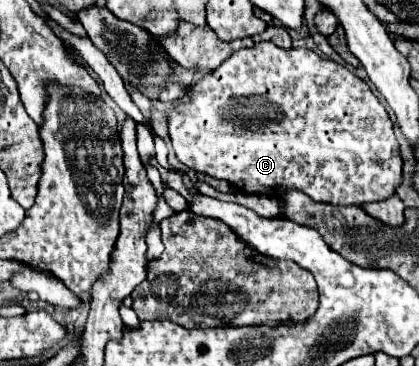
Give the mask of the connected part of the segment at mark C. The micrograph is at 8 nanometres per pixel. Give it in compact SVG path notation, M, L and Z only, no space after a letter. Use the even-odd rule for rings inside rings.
M255 43L251 49L241 49L239 53L233 53L227 61L223 61L223 65L219 65L215 71L211 71L209 75L205 75L203 79L199 79L191 87L169 81L161 89L159 101L163 101L163 103L177 103L179 101L179 105L175 109L169 109L165 113L167 131L169 131L169 137L171 137L177 159L183 165L187 165L189 169L197 171L197 173L205 173L205 175L211 175L215 179L229 181L239 191L261 193L261 195L269 195L269 197L279 199L287 189L299 189L317 203L363 205L363 203L369 203L369 201L381 201L381 199L391 197L395 193L397 185L401 183L401 165L403 165L403 161L399 157L399 143L395 139L393 123L391 123L385 107L371 93L371 89L367 87L367 83L363 79L359 79L355 73L351 73L343 65L339 65L339 63L327 59L327 57L317 55L311 49L303 49L303 47L299 47L299 49L281 49L275 43Z

